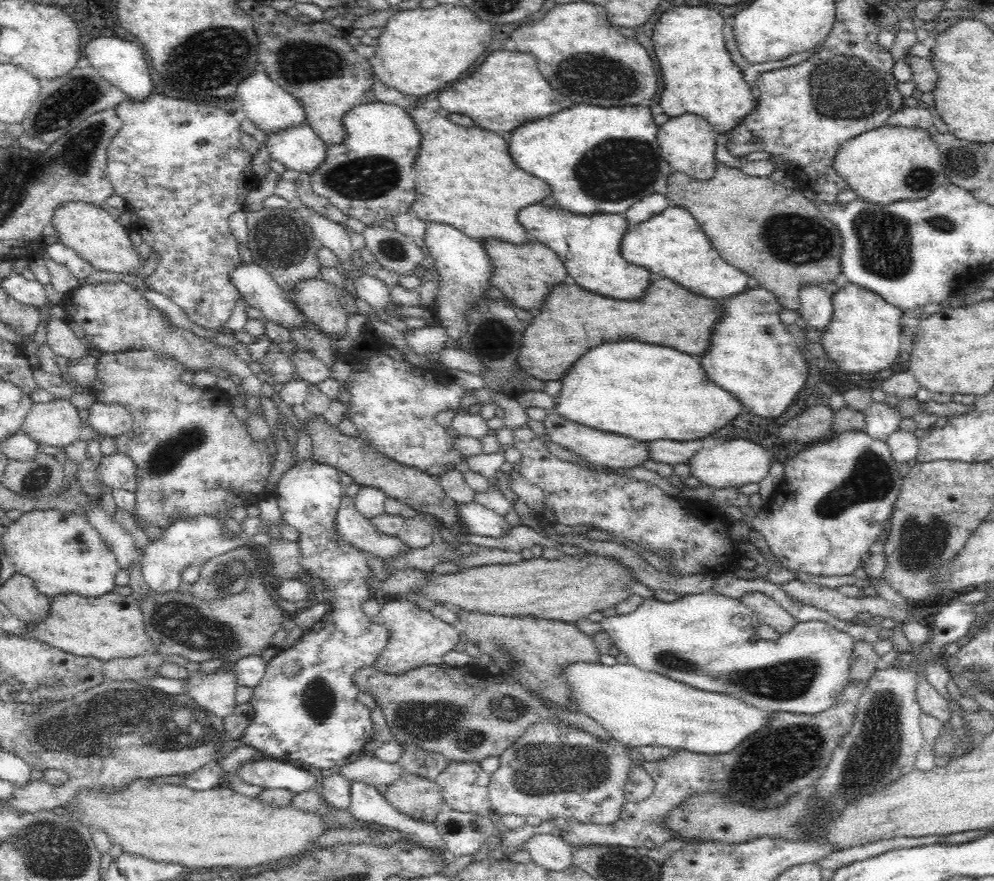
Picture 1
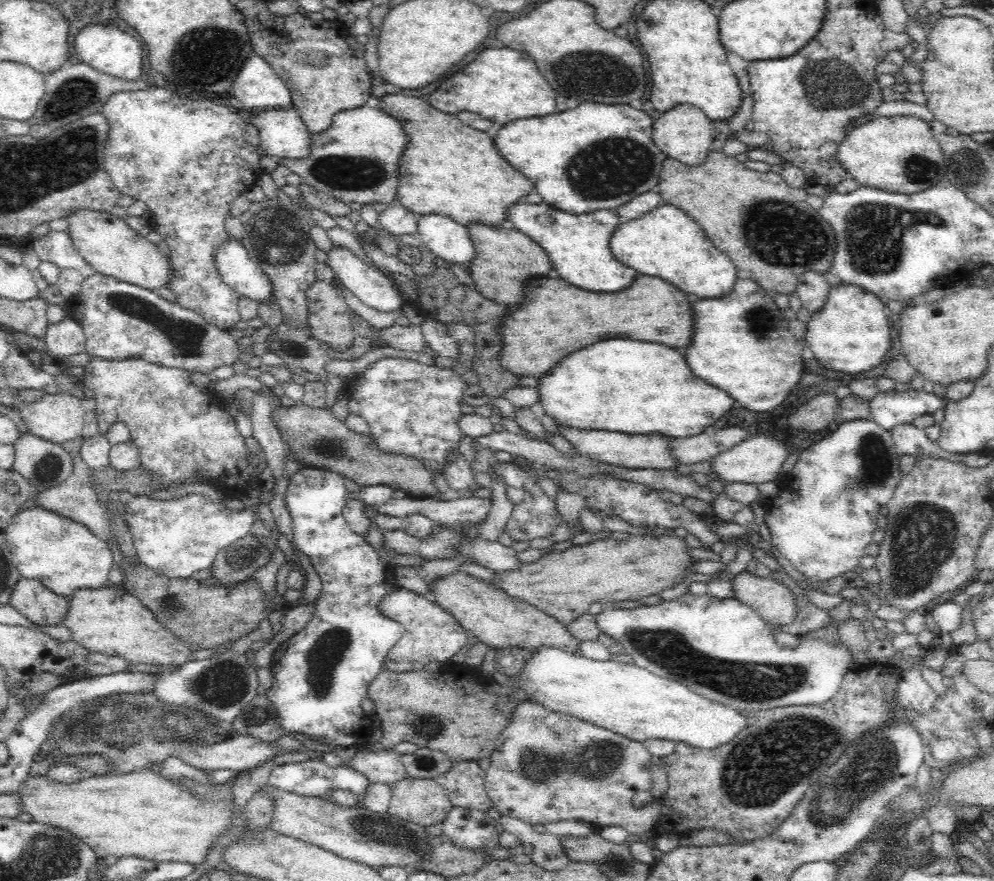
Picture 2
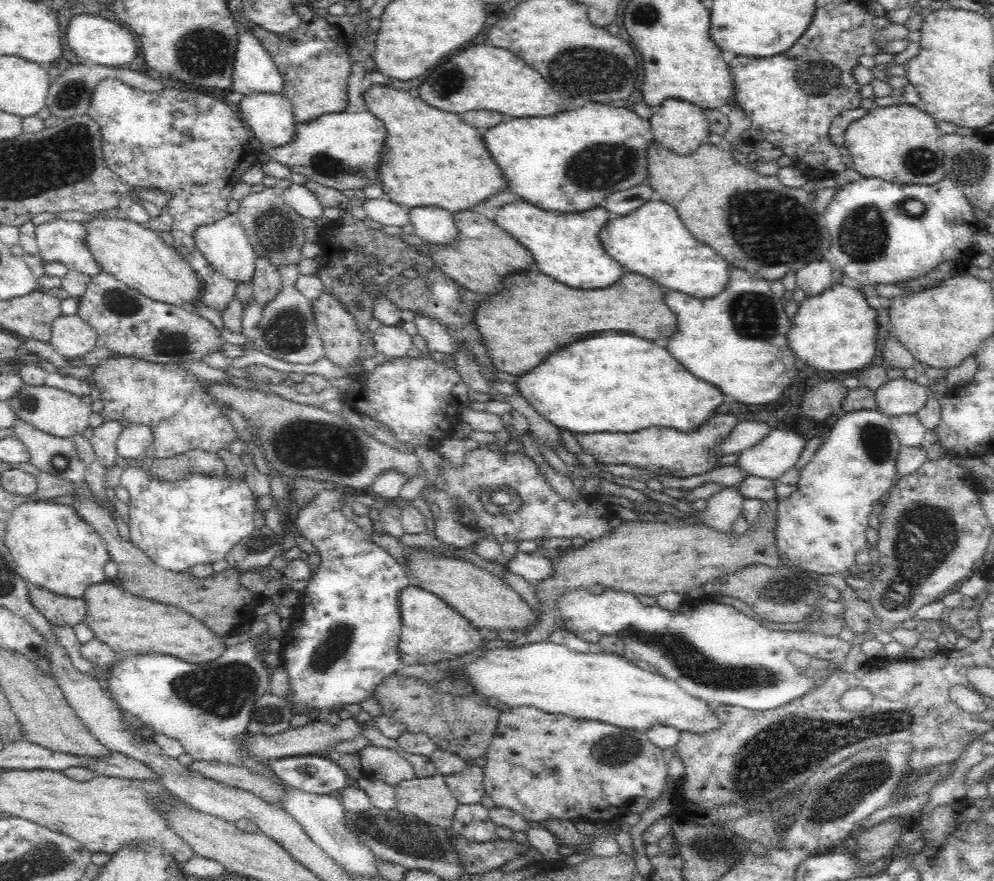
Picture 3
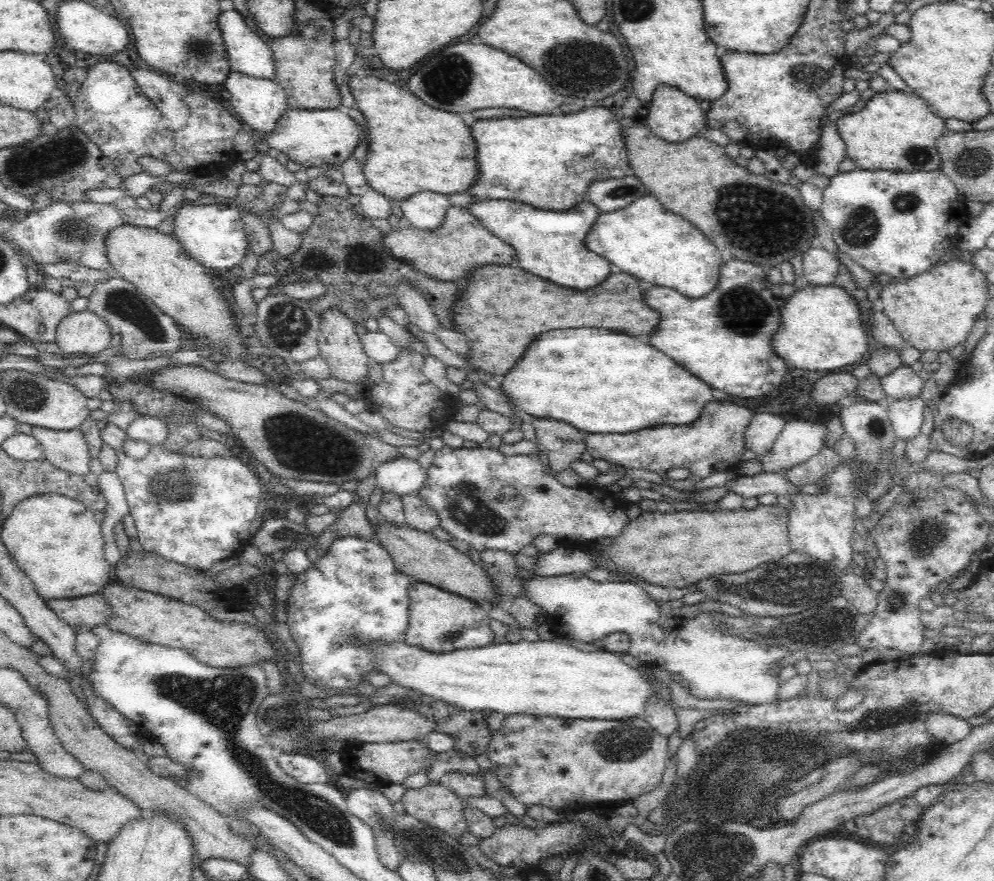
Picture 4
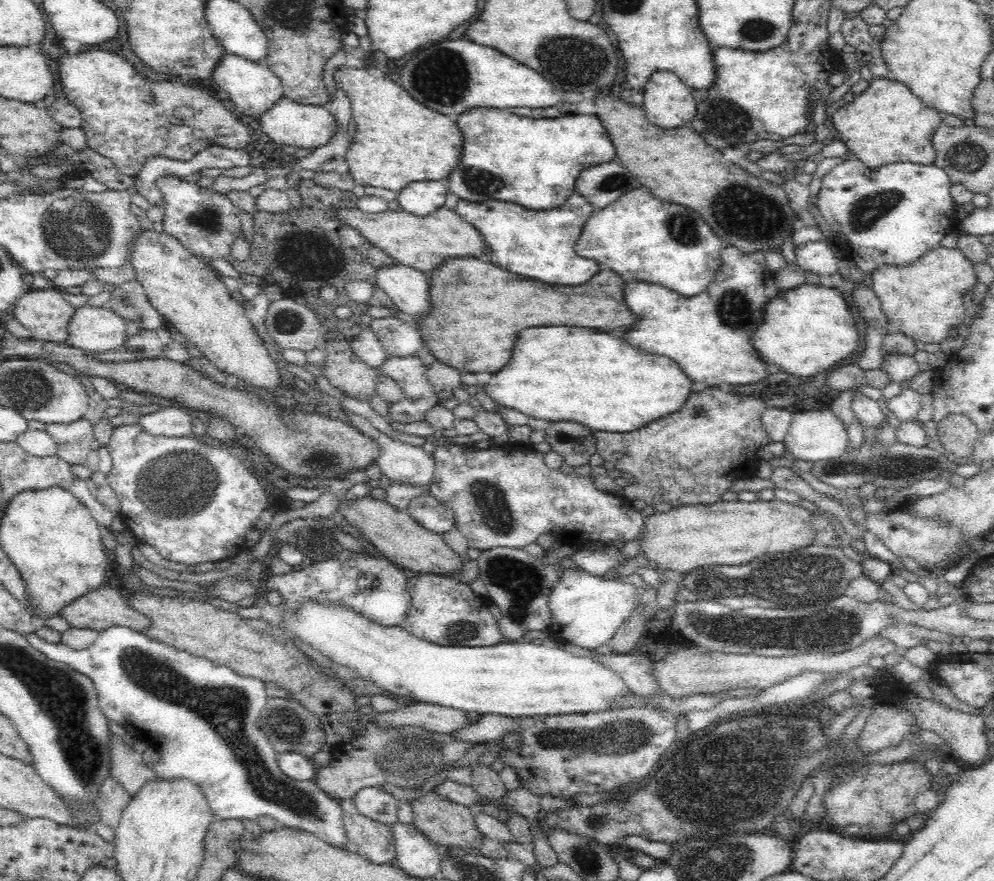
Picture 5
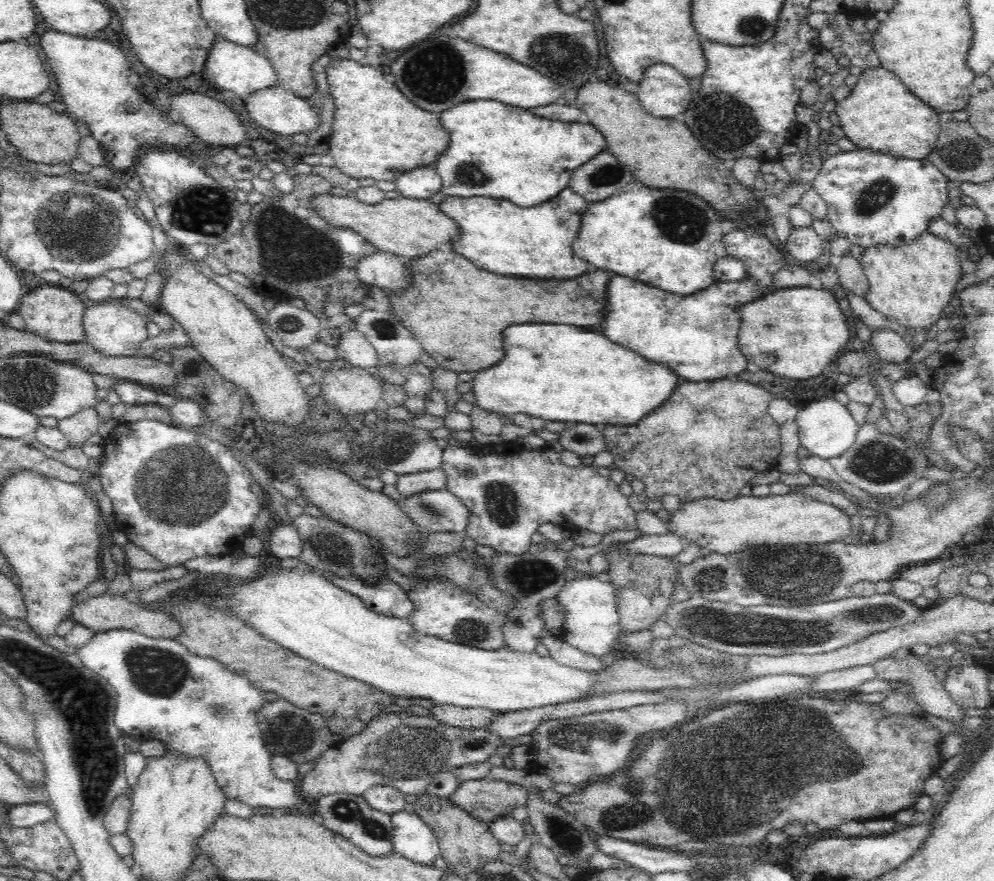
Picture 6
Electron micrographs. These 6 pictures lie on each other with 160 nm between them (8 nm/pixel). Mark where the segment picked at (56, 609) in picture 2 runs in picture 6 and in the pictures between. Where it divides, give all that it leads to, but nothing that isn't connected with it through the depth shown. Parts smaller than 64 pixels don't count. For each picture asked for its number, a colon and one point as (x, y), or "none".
3: (60, 610)
4: (84, 612)
5: (103, 607)
6: (104, 612)

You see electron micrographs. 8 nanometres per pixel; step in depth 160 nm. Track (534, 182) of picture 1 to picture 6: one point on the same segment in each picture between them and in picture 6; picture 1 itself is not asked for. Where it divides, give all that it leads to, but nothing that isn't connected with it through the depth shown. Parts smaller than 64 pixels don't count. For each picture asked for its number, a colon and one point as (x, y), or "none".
2: (447, 167)
3: (429, 156)
4: (413, 148)
5: (397, 141)
6: (377, 133)

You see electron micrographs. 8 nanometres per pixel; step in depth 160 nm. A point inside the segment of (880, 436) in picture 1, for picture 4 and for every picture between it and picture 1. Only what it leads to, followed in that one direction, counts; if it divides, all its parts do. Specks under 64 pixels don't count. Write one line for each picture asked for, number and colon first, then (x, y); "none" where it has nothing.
2: (888, 408)
3: (897, 396)
4: (903, 382)

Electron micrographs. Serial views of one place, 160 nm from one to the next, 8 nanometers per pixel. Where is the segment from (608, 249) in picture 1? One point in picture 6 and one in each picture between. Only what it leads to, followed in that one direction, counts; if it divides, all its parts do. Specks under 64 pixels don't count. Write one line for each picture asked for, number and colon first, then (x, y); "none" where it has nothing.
2: (577, 246)
3: (564, 245)
4: (551, 244)
5: (538, 244)
6: (496, 235)

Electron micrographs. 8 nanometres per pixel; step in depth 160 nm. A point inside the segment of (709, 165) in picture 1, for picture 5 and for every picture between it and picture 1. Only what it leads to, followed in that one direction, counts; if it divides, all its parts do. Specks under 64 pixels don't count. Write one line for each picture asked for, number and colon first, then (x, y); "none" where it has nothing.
2: (684, 132)
3: (681, 126)
4: (673, 115)
5: (668, 103)

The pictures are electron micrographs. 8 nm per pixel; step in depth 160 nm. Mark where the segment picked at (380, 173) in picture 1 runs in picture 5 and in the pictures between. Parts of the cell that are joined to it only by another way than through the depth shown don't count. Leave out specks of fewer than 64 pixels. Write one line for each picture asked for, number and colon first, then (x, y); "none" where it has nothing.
2: (355, 159)
3: (342, 149)
4: (308, 137)
5: (286, 122)

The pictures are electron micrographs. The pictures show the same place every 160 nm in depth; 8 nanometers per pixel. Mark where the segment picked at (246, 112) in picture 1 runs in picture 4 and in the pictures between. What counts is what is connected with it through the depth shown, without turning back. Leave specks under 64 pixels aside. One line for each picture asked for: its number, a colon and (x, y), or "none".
2: (257, 87)
3: (254, 70)
4: (248, 52)

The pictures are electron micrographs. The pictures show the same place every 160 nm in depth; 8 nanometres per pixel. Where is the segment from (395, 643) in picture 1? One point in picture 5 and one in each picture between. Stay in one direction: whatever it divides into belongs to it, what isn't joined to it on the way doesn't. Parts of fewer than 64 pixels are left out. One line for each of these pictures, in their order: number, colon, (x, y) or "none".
2: (431, 634)
3: (432, 631)
4: (440, 621)
5: (444, 610)

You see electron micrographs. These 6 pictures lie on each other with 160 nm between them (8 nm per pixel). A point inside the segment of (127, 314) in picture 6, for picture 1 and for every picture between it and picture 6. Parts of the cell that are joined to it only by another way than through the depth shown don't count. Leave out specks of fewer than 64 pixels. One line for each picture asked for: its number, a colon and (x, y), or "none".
1: (61, 339)
2: (63, 339)
3: (71, 337)
4: (81, 332)
5: (94, 329)

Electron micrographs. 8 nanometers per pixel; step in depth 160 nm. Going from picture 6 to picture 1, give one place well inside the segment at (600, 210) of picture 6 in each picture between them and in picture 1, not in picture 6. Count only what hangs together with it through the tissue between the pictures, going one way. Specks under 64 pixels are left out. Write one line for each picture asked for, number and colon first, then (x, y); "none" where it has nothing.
1: (672, 244)
2: (666, 243)
3: (651, 240)
4: (645, 240)
5: (641, 238)

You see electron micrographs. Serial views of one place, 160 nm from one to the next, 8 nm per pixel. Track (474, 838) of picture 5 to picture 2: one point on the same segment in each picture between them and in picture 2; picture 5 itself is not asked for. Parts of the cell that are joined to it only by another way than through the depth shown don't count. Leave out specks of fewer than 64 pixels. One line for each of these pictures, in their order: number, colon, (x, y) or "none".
2: (423, 801)
3: (428, 798)
4: (433, 804)

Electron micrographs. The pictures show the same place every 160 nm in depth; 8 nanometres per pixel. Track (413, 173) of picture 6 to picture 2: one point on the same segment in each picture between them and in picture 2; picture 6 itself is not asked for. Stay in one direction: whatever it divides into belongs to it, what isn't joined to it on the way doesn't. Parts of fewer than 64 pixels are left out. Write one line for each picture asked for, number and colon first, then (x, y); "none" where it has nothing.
2: (447, 239)
3: (435, 225)
4: (425, 210)
5: (420, 198)

